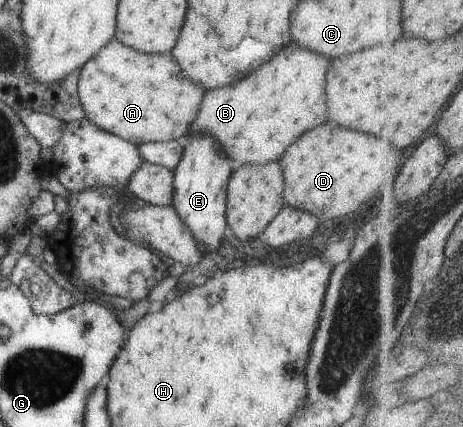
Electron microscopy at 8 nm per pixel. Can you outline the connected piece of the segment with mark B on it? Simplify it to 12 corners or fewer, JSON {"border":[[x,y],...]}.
{"border":[[290,43],[205,91],[183,137],[232,171],[326,121],[326,57]]}

